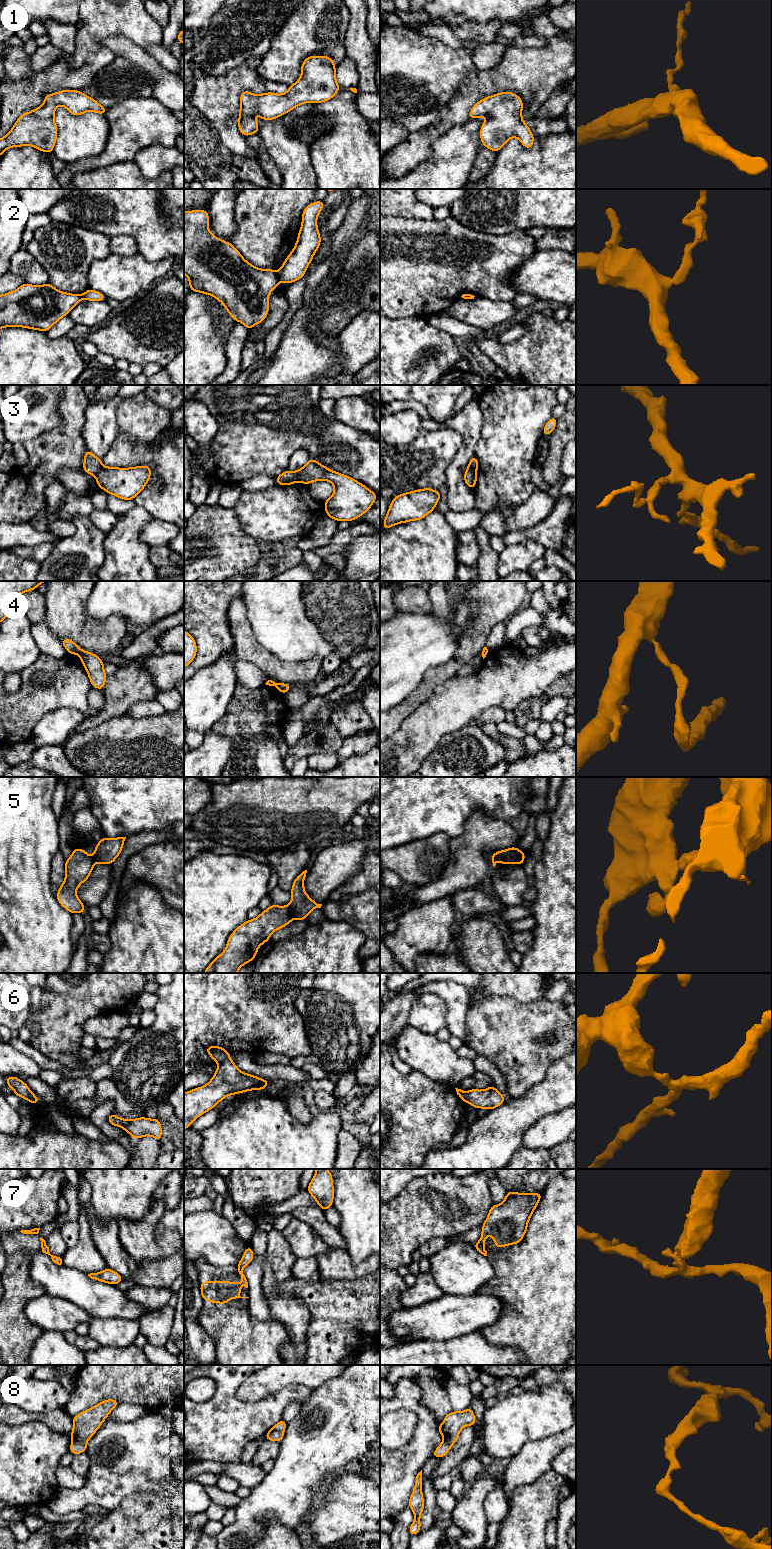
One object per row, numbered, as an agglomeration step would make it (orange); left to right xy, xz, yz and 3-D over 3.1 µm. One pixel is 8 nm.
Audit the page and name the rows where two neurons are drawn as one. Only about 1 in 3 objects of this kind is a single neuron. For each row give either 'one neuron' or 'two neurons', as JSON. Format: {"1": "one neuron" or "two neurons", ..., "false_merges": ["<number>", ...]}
{"1": "one neuron", "2": "two neurons", "3": "two neurons", "4": "two neurons", "5": "two neurons", "6": "two neurons", "7": "two neurons", "8": "two neurons", "false_merges": ["2", "3", "4", "5", "6", "7", "8"]}

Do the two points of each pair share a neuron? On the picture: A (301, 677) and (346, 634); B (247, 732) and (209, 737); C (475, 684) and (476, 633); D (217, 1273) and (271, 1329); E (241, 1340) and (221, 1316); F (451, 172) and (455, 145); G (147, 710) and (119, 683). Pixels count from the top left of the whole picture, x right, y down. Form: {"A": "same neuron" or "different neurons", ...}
{"A": "different neurons", "B": "different neurons", "C": "different neurons", "D": "same neuron", "E": "same neuron", "F": "same neuron", "G": "different neurons"}

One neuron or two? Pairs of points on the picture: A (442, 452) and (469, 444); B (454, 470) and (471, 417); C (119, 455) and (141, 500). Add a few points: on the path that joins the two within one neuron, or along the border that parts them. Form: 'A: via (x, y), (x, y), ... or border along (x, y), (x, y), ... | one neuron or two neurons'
A: border along (449, 427), (461, 435), (462, 444), (447, 467) | two neurons
B: via (463, 457), (469, 447), (467, 435), (469, 430) | one neuron
C: via (138, 455), (149, 455), (159, 465), (154, 481) | one neuron

